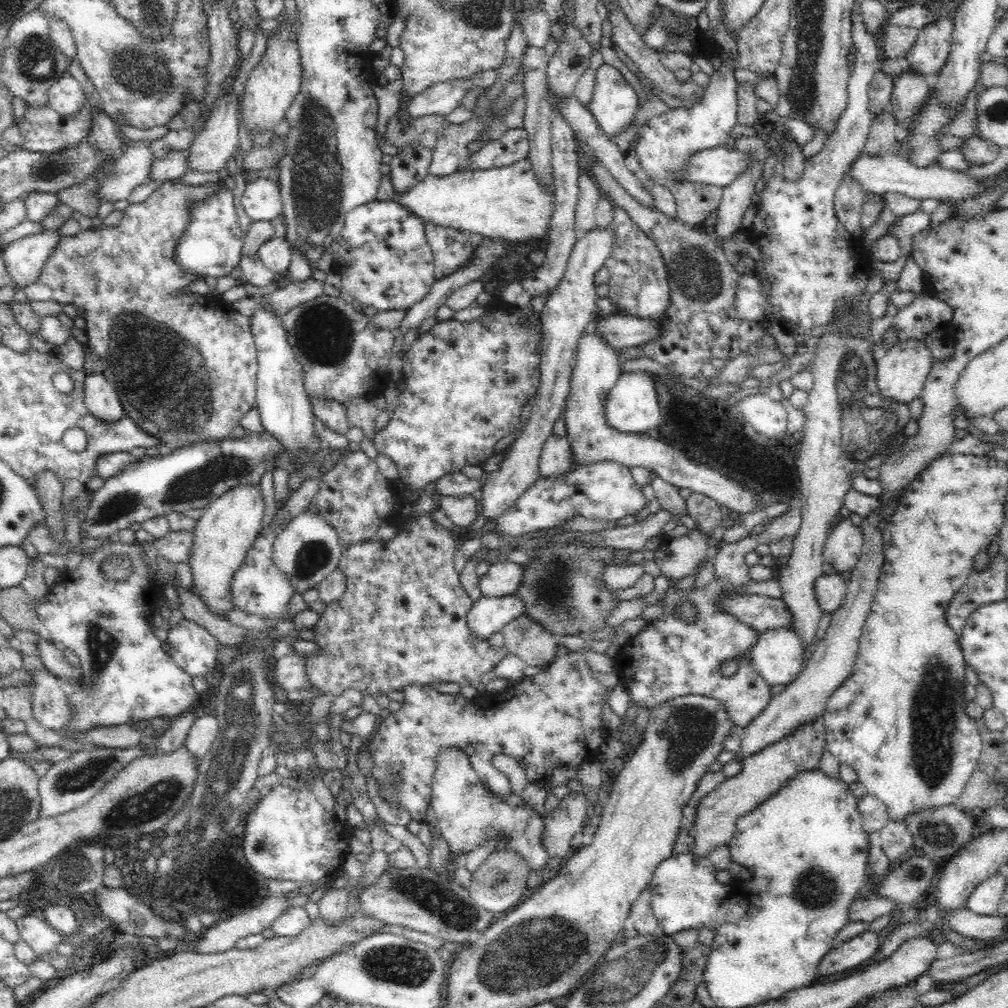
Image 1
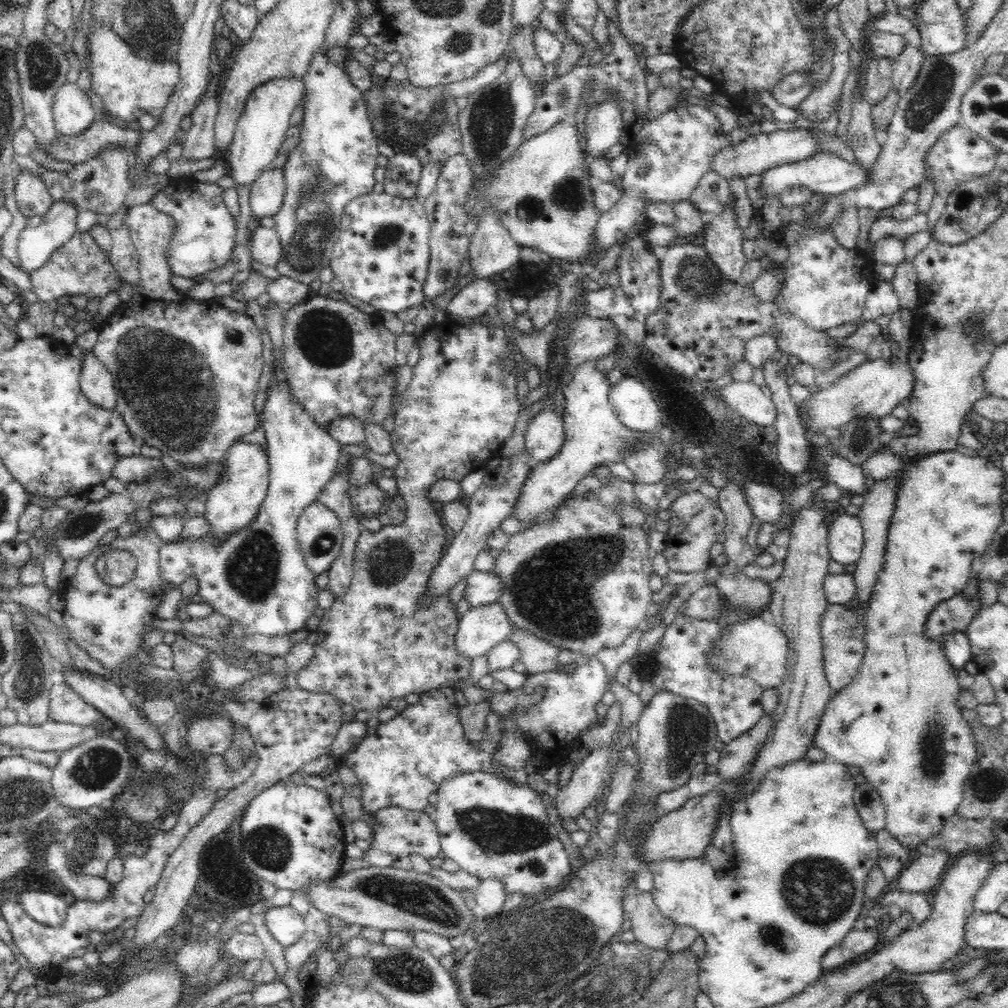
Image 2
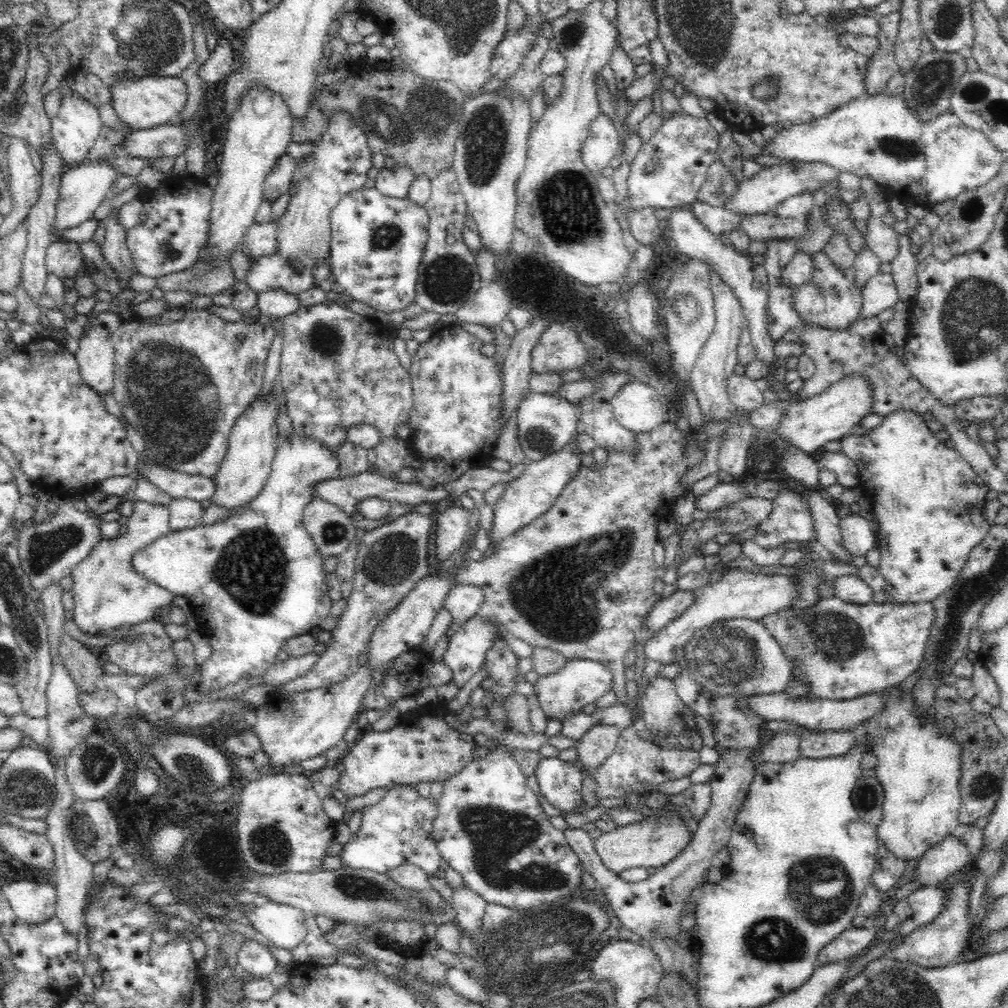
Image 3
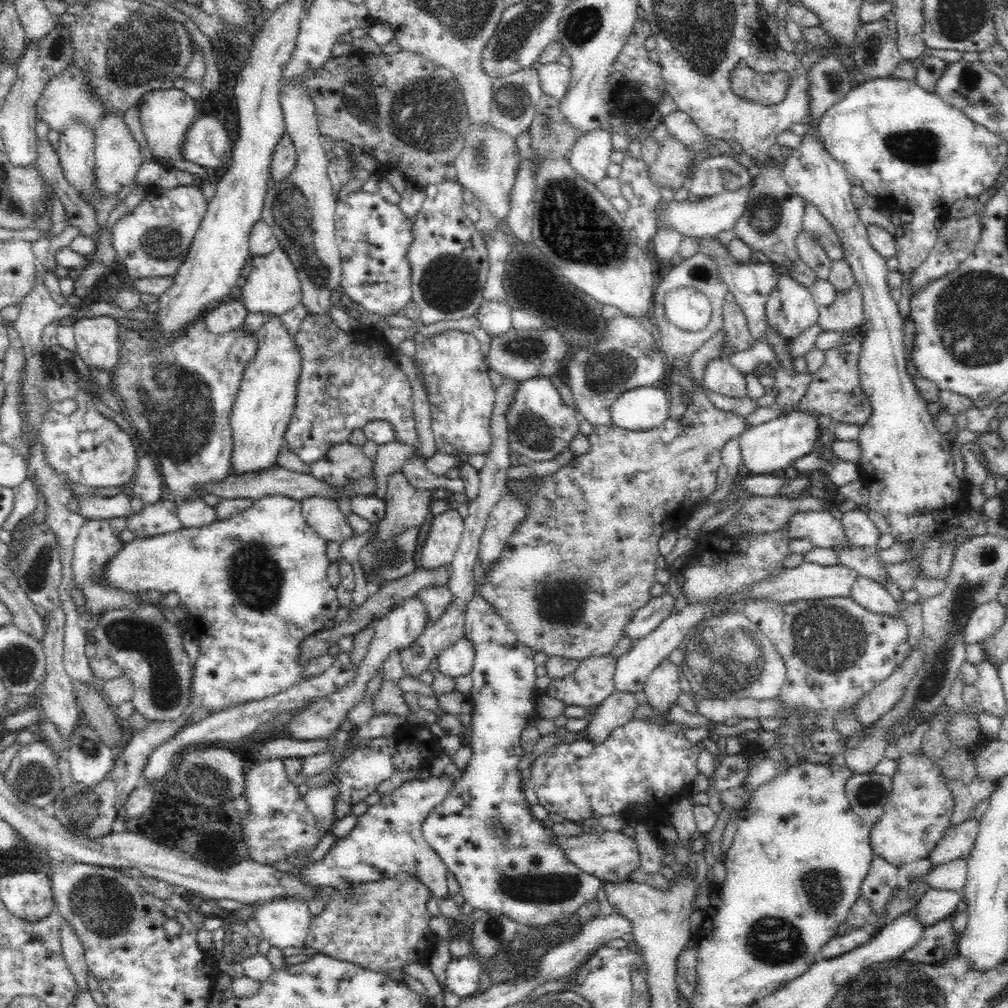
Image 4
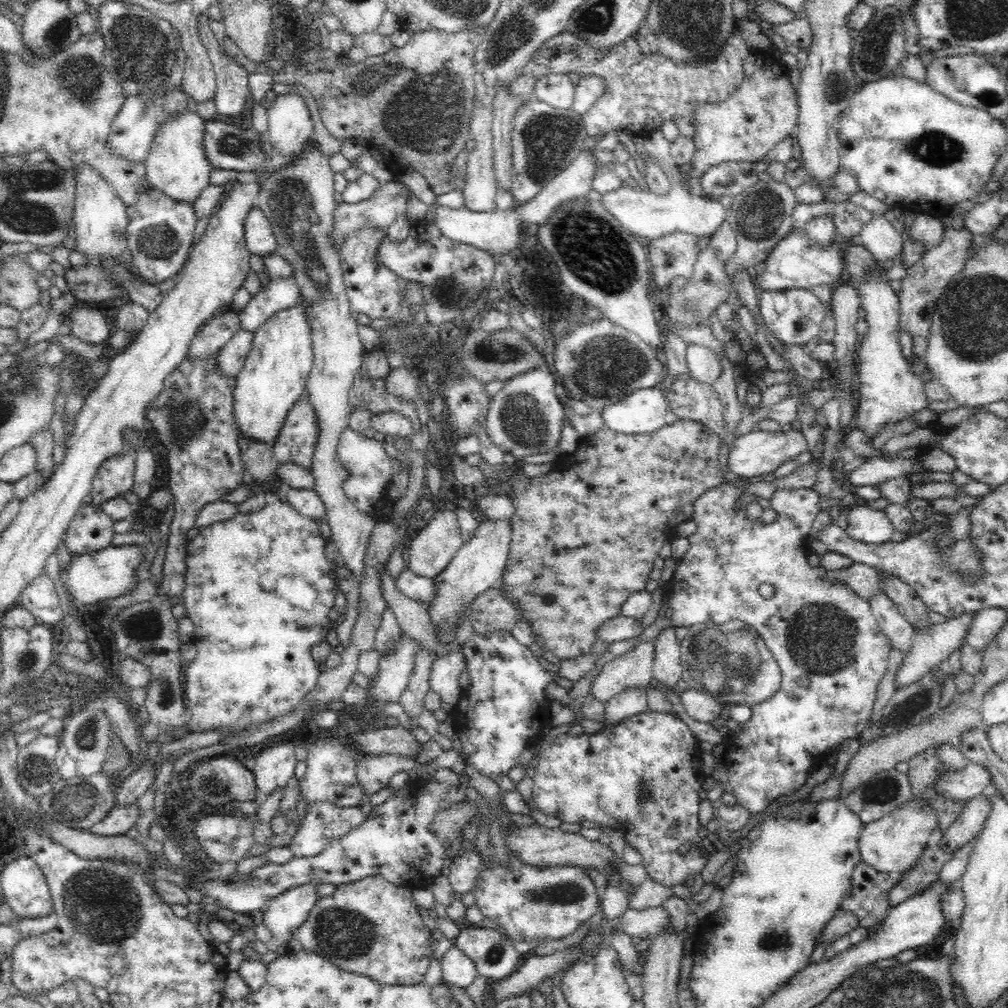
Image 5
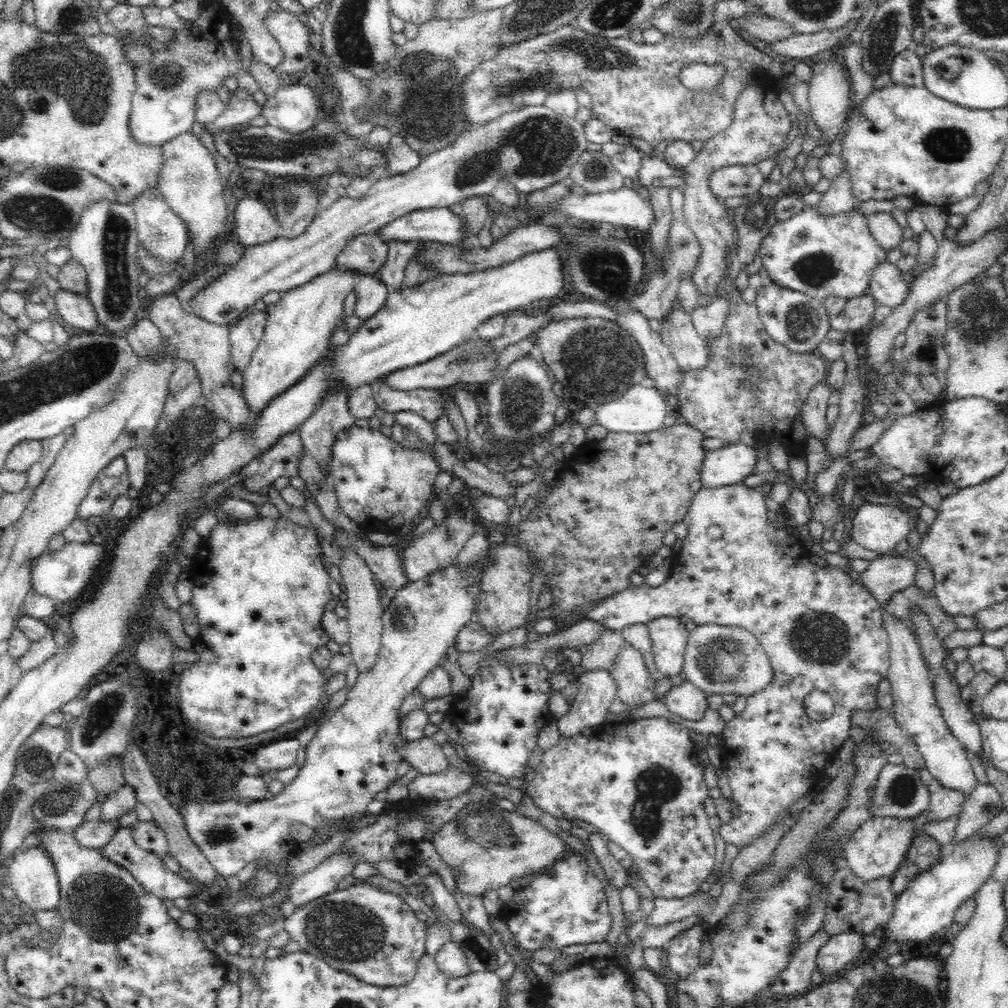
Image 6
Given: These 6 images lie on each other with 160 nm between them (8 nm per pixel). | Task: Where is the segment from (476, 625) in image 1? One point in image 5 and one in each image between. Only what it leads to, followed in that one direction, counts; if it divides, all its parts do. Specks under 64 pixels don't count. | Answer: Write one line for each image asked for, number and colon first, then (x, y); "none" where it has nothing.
2: (480, 628)
3: (466, 647)
4: (457, 660)
5: (444, 673)

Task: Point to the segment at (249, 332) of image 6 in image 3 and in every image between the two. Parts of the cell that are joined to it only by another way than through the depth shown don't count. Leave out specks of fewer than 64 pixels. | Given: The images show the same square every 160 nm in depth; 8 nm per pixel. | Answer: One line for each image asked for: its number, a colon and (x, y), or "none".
3: (339, 163)
4: (273, 287)
5: (279, 295)

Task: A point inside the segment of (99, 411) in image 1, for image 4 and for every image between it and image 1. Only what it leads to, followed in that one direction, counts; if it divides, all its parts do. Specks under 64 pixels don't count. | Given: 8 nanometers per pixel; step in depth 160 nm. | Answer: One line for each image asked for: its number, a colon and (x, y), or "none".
2: (96, 381)
3: (96, 355)
4: (96, 340)

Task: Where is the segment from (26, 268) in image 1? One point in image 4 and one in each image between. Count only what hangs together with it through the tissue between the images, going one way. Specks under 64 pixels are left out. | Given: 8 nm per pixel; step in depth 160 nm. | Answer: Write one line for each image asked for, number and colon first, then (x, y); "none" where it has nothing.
2: (35, 244)
3: (82, 189)
4: (118, 158)

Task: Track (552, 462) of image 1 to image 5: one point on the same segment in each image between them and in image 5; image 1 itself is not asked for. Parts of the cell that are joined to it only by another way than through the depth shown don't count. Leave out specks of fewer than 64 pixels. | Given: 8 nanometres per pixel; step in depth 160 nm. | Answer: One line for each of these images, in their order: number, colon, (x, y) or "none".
2: (544, 436)
3: (545, 423)
4: (540, 425)
5: (524, 418)

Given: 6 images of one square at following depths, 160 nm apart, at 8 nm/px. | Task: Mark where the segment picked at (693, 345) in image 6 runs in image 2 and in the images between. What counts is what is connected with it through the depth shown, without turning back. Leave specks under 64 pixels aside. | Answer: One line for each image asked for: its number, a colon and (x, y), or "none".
2: (745, 398)
3: (743, 393)
4: (720, 376)
5: (702, 365)

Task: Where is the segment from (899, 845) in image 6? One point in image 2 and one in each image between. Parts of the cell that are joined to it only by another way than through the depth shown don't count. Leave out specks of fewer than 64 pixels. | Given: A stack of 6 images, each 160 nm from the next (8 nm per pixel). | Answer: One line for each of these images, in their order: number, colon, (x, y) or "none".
2: (899, 721)
3: (920, 770)
4: (920, 808)
5: (894, 843)

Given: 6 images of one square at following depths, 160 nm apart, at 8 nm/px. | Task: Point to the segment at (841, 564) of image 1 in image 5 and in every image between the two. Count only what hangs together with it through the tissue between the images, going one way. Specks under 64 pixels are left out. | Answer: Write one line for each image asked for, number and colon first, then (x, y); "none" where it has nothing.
2: (845, 540)
3: (858, 534)
4: (859, 528)
5: (870, 526)

